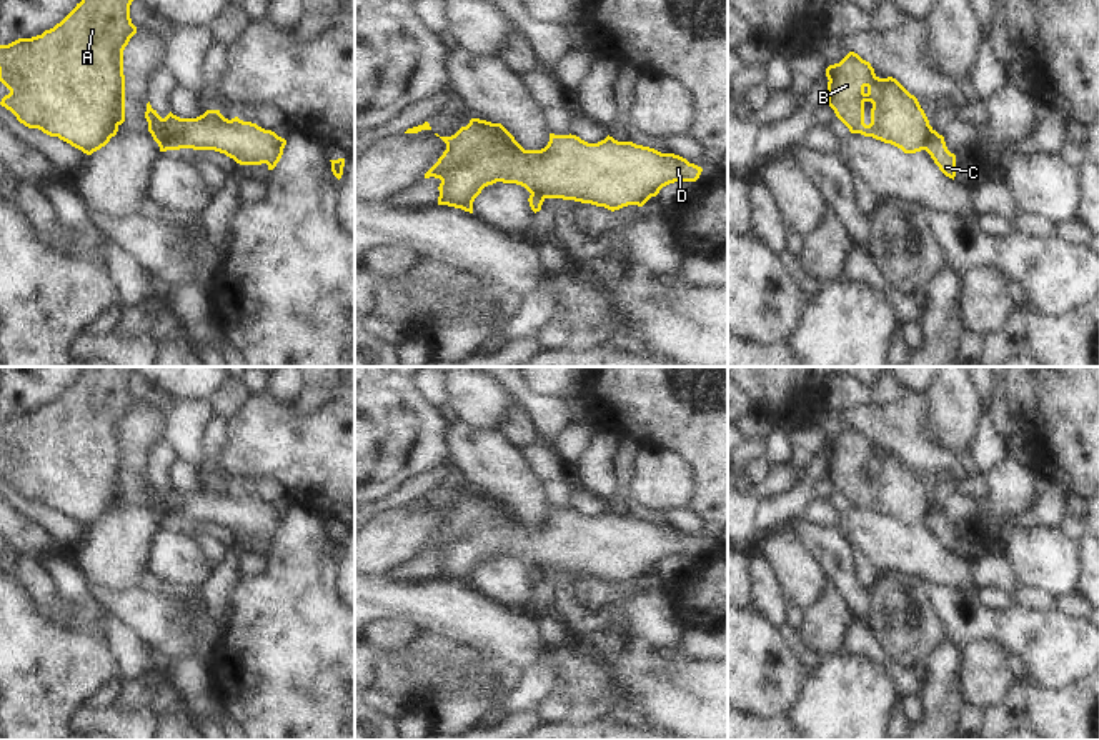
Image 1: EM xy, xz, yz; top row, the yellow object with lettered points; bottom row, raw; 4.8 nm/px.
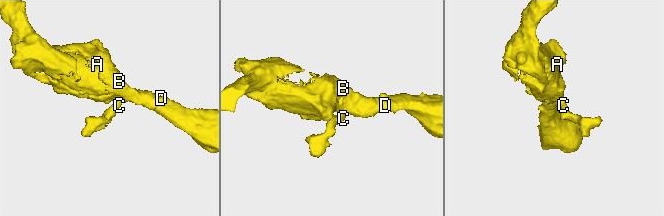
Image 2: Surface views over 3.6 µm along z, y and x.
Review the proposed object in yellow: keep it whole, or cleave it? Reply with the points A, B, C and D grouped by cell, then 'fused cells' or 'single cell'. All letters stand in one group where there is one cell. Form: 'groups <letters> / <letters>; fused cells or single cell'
groups A B D / C; fused cells

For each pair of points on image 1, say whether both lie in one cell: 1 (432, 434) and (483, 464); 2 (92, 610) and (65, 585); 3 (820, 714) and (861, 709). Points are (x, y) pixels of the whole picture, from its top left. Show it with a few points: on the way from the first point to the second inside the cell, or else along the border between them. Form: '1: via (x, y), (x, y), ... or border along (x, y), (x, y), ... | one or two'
1: border along (448, 424), (448, 445), (455, 459) | two
2: via (85, 604), (72, 590) | one
3: via (830, 712), (851, 709) | one

